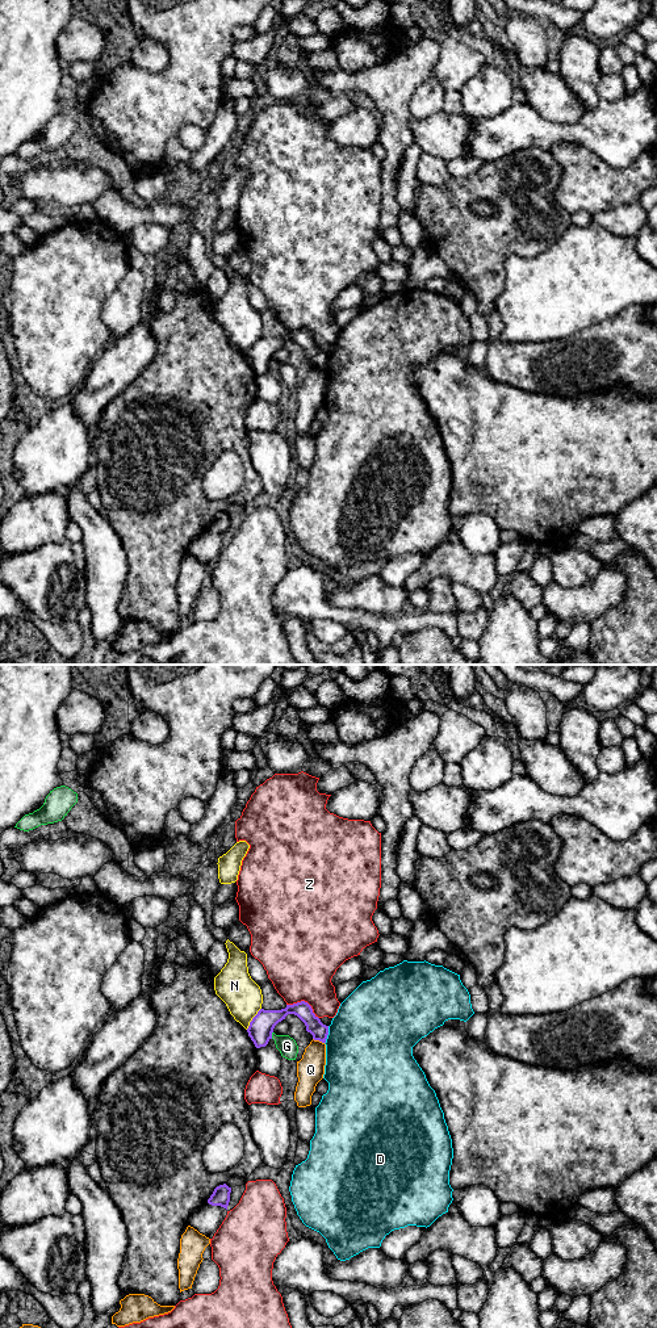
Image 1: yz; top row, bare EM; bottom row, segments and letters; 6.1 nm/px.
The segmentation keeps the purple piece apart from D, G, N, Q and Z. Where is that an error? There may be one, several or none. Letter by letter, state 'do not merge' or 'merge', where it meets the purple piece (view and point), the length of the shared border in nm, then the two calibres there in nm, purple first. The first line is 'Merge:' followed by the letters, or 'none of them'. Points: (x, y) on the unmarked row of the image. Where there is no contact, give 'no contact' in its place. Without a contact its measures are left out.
Merge: none of them
D: do not merge | yz (327, 361) | 110 nm | 110/500 nm
G: do not merge | yz (271, 363) | 50 nm | 150/120 nm
N: do not merge | yz (252, 346) | 160 nm | 150/220 nm
Q: do not merge | yz (318, 367) | 80 nm | 110/170 nm
Z: do not merge | yz (304, 329) | 220 nm | 110/440 nm

